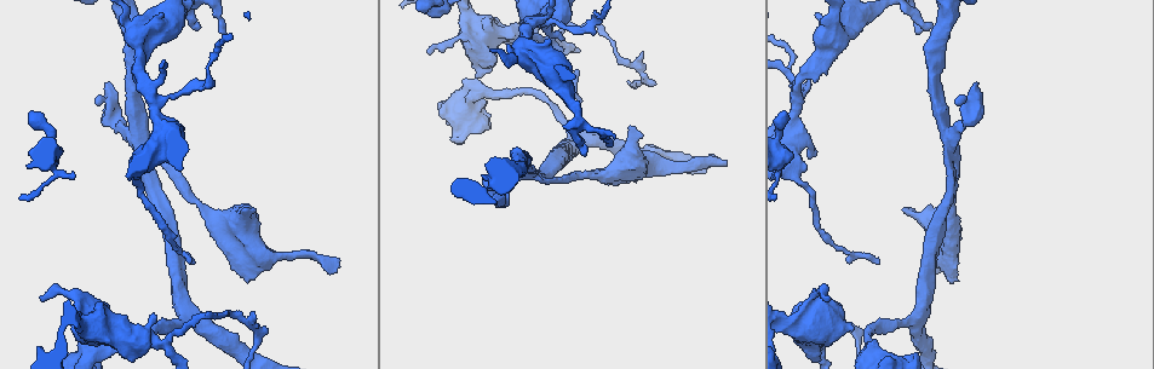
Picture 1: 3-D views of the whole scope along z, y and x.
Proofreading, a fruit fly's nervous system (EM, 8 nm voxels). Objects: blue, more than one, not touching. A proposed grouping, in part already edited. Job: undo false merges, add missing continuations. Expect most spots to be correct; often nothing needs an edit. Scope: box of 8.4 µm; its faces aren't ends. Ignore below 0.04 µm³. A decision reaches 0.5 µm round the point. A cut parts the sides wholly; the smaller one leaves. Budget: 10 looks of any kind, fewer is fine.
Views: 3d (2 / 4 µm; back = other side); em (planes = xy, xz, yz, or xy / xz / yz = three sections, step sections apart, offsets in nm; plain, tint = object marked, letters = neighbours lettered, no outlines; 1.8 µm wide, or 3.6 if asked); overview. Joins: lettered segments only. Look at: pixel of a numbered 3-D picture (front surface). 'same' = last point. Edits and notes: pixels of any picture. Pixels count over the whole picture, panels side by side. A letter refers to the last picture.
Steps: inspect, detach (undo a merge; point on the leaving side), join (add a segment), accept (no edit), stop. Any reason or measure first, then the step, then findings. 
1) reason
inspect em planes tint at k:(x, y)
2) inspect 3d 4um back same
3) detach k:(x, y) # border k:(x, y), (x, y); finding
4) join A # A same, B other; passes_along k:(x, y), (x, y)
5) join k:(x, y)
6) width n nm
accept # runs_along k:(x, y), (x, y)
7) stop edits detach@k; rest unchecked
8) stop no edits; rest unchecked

sharp bend
inspect em planes plain at 1:(92, 352)

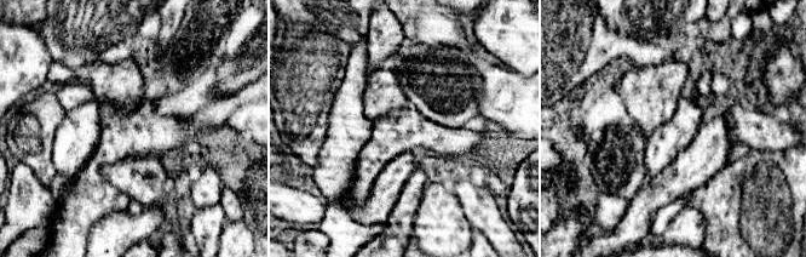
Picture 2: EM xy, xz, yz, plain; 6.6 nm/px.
see the neighbours
inspect em planes letters same

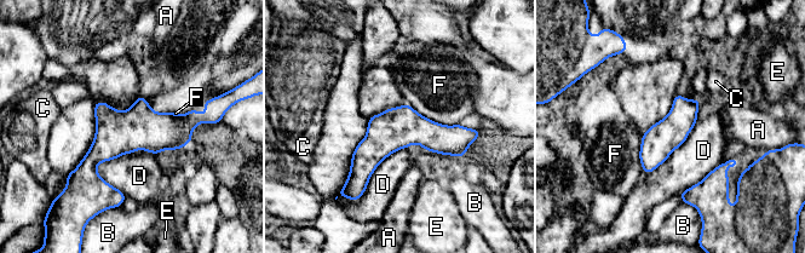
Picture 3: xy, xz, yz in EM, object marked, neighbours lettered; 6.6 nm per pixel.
accept # A other, B other, C other, D other, E other, F other; runs_along 3:(472, 133), (394, 136), (350, 179); all the same neuron

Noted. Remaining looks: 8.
three arms meet
inspect 3d 4um at 1:(155, 343)

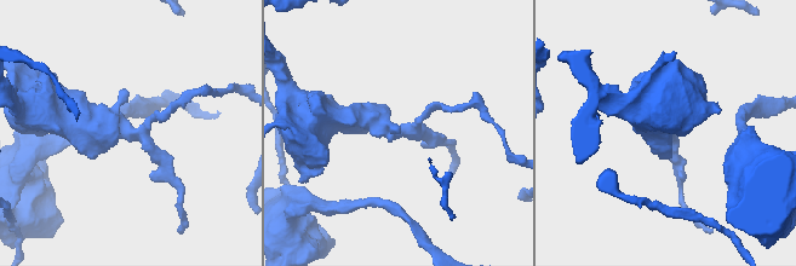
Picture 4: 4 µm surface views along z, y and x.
inspect em xy step 8 tint at 4:(127, 133)

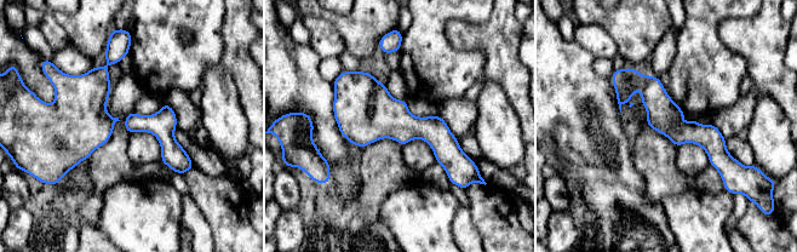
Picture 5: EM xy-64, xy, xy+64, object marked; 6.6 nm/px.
cut it another way
inspect em planes letters same

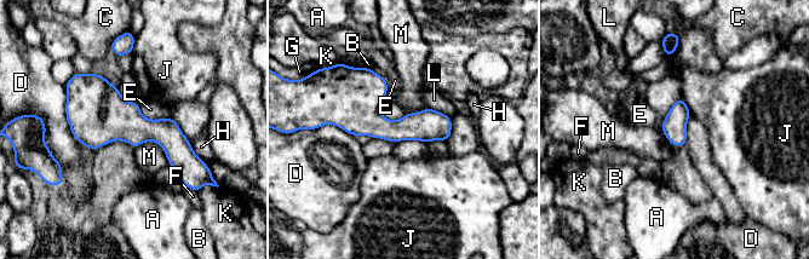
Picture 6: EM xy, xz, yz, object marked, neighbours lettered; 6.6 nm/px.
width 160 nm; longest_contact D 440 nm
accept # A other, B other, C other, D other, E other, F other, G other, H other, J other, K other, L other, M other; all the same neuron

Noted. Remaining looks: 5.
three arms meet
inspect em 3.6um planes letters at 1:(134, 134)

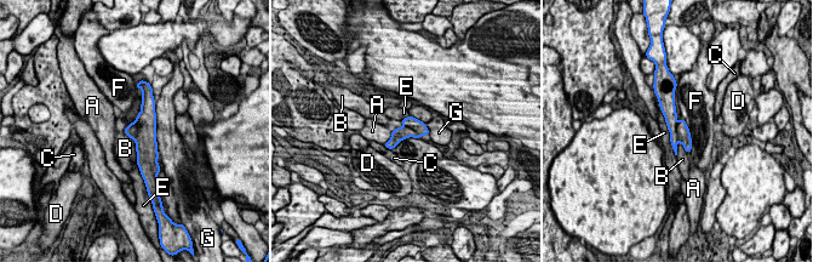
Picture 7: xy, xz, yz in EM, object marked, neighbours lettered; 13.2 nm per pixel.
width 260 nm
detach 7:(683, 135) # A other, B other, C other, D other, E other, F other, G other; border 7:(677, 121), (676, 137), (679, 141); two neurons meet here

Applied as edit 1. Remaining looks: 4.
redraw
inspect overview

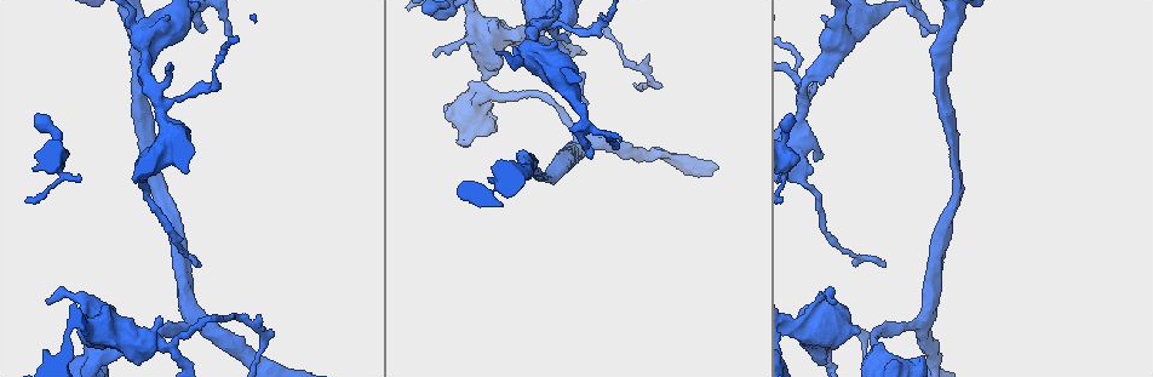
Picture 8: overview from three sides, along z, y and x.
branch stops here
inspect em planes letters at 8:(39, 118)

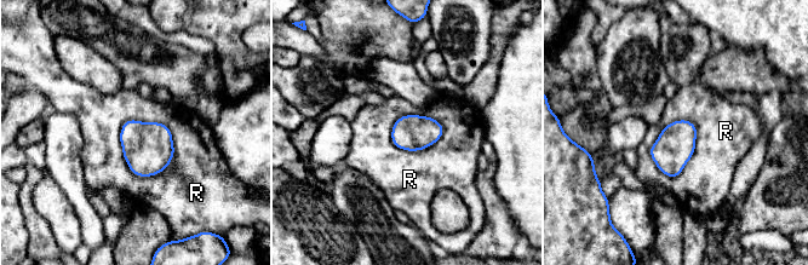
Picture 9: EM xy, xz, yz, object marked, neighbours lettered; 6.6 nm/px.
width 240 nm; longest_contact R 420 nm
accept # R other; none of them fits

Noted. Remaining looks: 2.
stop edits detach@7; rest unchecked

